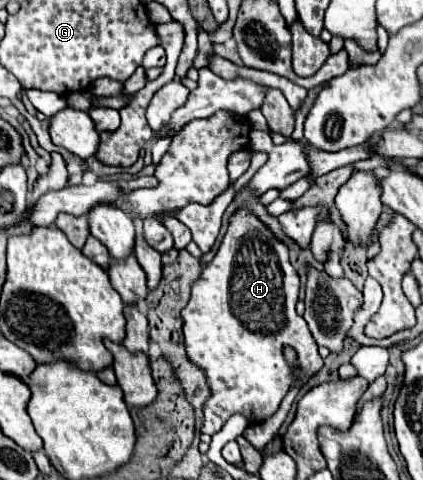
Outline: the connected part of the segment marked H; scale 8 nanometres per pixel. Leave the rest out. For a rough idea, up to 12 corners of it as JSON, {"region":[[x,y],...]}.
{"region":[[238,208],[182,310],[204,434],[323,367],[288,246]]}

